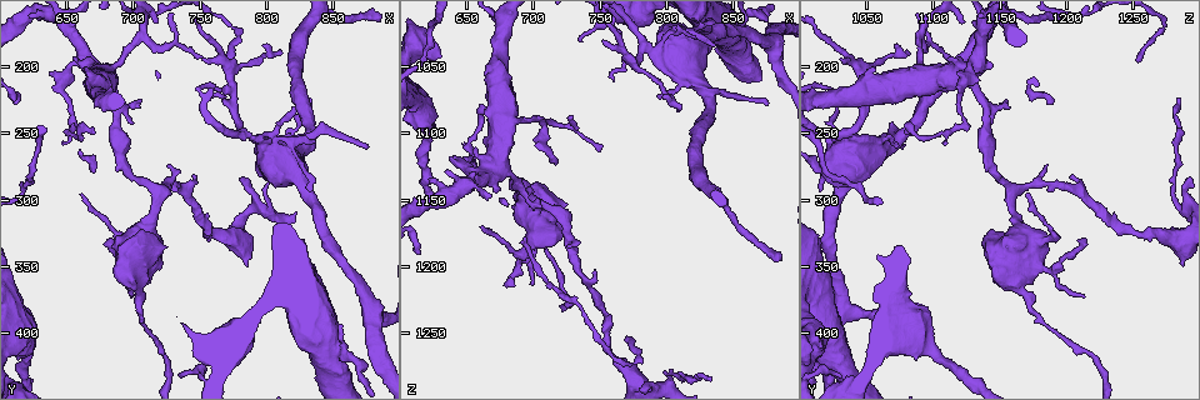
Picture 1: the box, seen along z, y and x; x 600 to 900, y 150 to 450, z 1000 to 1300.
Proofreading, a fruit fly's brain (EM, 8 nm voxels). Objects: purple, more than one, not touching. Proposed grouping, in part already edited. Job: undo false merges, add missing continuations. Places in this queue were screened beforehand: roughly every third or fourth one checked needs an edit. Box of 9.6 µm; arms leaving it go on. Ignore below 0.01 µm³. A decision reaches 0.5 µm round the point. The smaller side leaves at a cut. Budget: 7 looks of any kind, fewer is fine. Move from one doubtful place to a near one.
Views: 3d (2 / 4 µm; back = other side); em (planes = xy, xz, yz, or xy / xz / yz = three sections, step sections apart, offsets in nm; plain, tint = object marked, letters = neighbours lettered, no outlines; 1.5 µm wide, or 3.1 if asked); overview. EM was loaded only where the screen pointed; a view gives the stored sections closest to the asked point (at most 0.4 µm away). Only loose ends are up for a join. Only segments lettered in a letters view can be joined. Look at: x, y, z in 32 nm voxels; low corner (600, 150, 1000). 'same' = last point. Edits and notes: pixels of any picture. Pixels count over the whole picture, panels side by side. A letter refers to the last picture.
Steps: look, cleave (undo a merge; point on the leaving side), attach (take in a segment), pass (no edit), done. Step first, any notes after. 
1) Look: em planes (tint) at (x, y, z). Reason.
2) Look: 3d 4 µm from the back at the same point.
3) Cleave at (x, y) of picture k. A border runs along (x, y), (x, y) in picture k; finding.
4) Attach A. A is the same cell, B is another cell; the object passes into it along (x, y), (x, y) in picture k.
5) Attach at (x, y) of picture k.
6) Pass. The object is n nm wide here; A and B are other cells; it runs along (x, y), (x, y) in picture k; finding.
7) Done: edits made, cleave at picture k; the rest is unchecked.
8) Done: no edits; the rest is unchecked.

Look: em planes (tint) at (778, 172, 1274). Sharp bend.

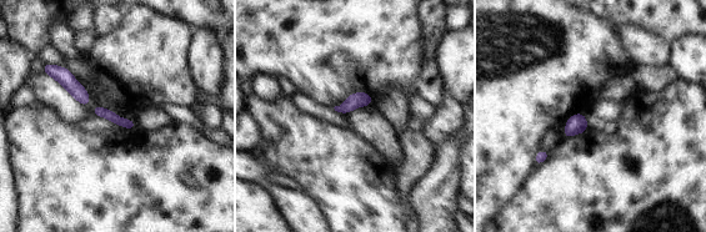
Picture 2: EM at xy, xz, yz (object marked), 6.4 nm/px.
Look: em planes (letters) at the same point.

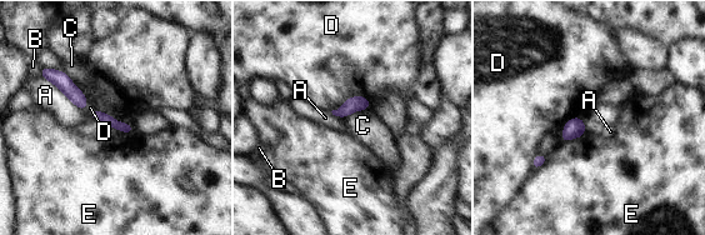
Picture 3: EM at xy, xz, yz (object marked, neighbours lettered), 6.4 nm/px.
Pass. The object is 70 nm wide here; A, B, C, D and E are other cells; it runs along (93, 114), (106, 118), (129, 130) in picture 3; continuous, no second neuron.

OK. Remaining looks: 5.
Look: em planes (letters) at (698, 238, 1144). An open end.

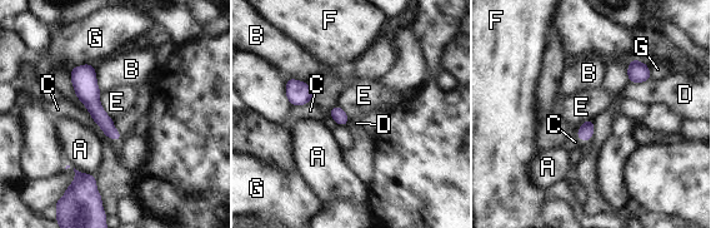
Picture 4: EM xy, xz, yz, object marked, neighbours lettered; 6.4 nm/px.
Pass. A, B, C, D, E, F and G are other cells; a border runs along (100, 93), (100, 107), (113, 120) in picture 4; no lettered segment goes on from it.

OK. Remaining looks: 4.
Look: 3d 4 µm at (684, 202, 1090).

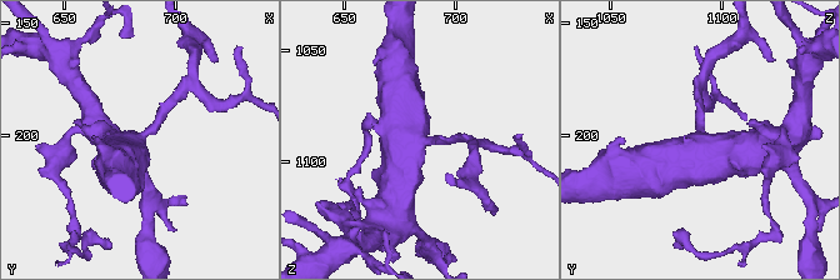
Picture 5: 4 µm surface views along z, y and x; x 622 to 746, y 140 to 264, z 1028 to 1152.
Look: em planes (letters) at (682, 201, 1092).

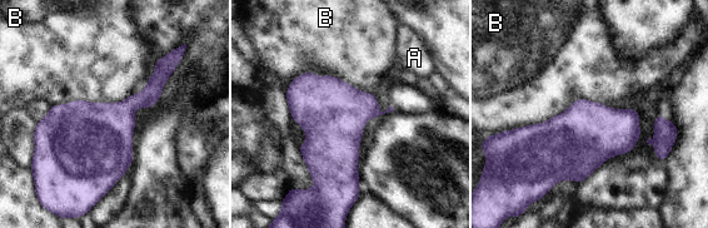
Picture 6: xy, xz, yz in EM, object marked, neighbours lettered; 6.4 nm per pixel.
Pass. A and B are other cells; a border runs along (606, 104), (576, 99), (507, 130) in picture 6; all the same neuron.

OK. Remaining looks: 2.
Done: no edits; the rest is unchecked.

